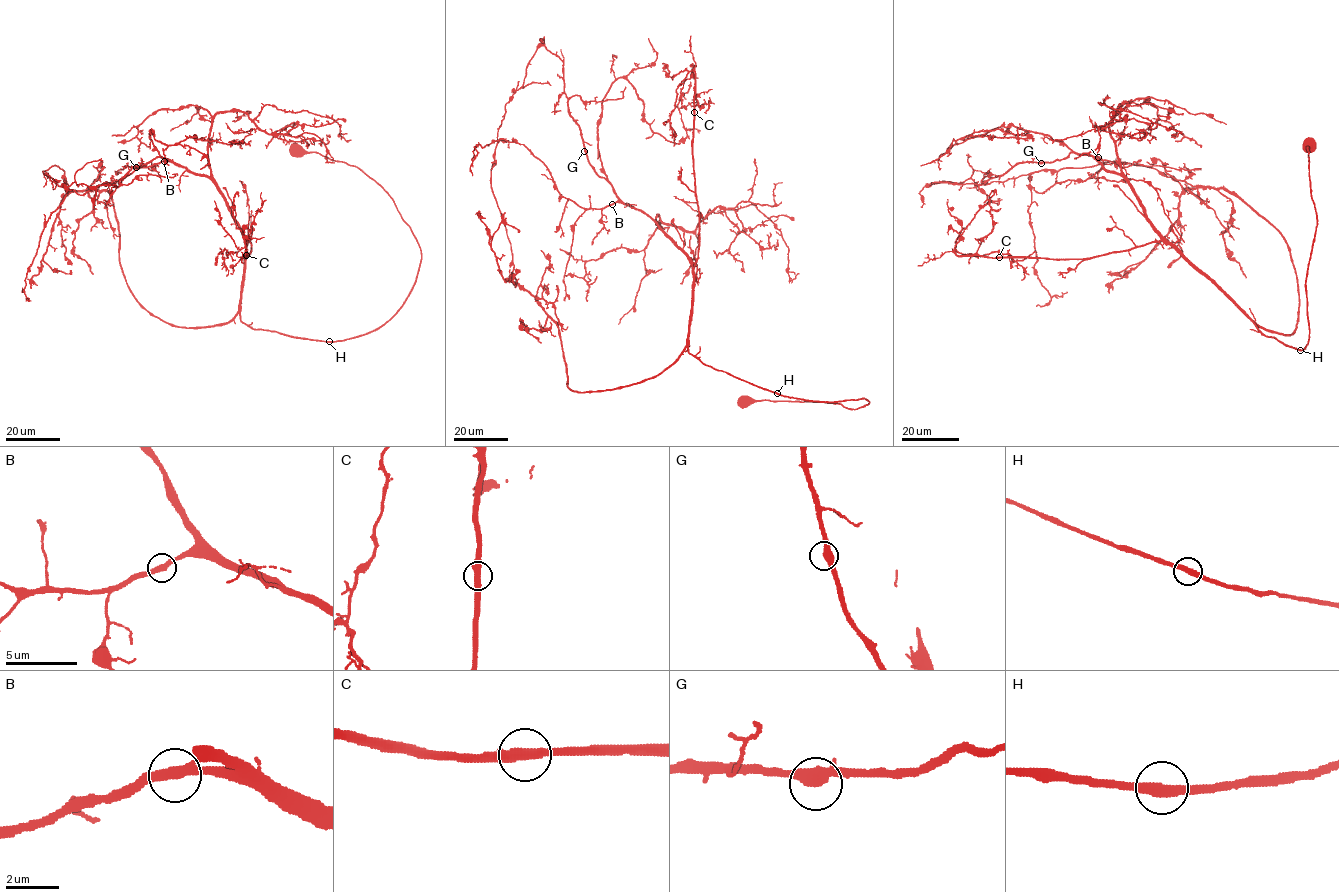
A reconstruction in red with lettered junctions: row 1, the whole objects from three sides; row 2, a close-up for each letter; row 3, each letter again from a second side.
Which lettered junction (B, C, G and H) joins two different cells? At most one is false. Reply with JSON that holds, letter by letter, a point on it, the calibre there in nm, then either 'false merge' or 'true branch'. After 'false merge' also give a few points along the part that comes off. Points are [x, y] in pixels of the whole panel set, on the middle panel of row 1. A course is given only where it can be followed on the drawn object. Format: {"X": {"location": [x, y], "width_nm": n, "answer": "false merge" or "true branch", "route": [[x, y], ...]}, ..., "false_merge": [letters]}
{"B": {"location": [612, 204], "width_nm": 360, "answer": "true branch"}, "C": {"location": [694, 112], "width_nm": 400, "answer": "true branch"}, "G": {"location": [584, 151], "width_nm": 440, "answer": "true branch"}, "H": {"location": [777, 393], "width_nm": 360, "answer": "true branch"}, "false_merge": []}

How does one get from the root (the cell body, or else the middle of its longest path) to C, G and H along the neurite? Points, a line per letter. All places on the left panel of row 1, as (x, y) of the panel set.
C: (293, 150), (389, 195), (420, 250), (413, 288), (368, 333), (293, 337), (240, 320), (246, 255)
G: (293, 150), (360, 168), (420, 247), (368, 333), (243, 322), (220, 189), (136, 167)
H: (293, 150), (318, 152), (360, 168), (392, 199), (420, 250), (416, 282), (402, 306), (372, 331), (329, 341)

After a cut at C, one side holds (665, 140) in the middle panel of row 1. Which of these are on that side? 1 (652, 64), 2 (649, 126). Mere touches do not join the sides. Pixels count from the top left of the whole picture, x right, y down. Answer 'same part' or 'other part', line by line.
1: same part
2: same part

